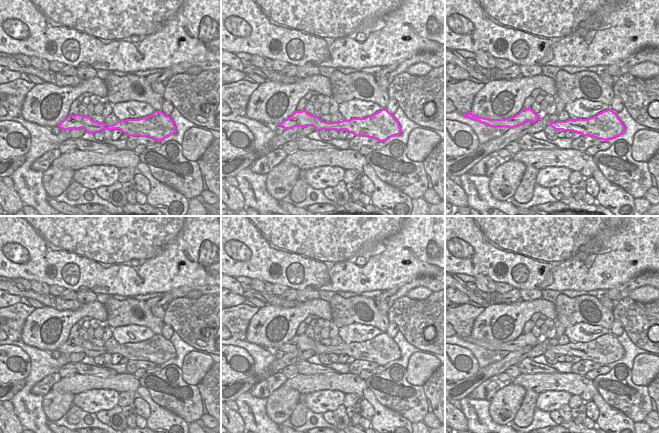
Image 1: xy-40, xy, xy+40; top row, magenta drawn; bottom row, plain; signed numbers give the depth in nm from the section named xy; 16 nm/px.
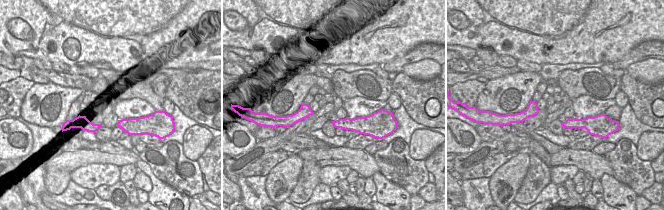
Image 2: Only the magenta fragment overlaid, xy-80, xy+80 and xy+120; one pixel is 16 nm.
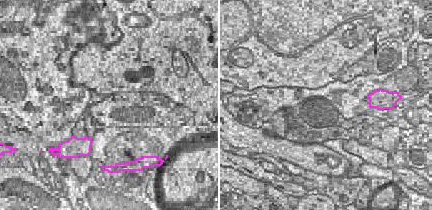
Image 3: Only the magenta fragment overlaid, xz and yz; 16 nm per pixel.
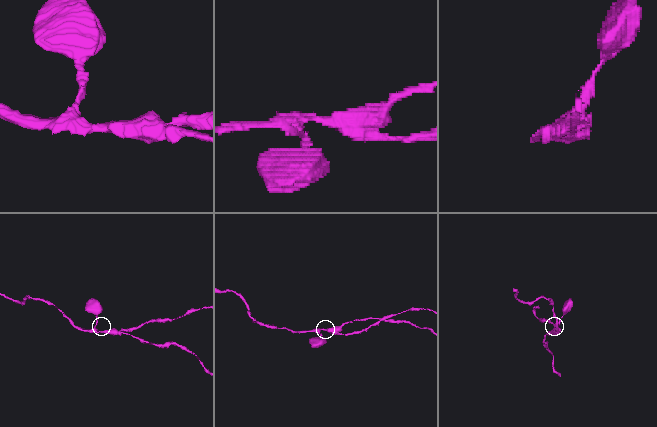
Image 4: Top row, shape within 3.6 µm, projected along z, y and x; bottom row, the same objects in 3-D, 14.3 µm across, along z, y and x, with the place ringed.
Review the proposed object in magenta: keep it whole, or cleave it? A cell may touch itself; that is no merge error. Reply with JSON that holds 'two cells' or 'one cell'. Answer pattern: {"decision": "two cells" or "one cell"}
{"decision": "two cells"}

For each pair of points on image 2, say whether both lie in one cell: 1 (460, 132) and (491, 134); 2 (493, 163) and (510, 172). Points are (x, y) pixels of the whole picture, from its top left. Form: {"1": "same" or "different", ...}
{"1": "different", "2": "different"}

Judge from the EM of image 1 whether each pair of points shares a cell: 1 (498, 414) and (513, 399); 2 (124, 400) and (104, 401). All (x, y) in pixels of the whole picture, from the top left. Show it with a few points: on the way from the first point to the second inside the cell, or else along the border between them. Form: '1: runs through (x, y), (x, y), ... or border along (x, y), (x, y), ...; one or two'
1: runs through (502, 410), (509, 403); one
2: border along (119, 393), (117, 404); two

